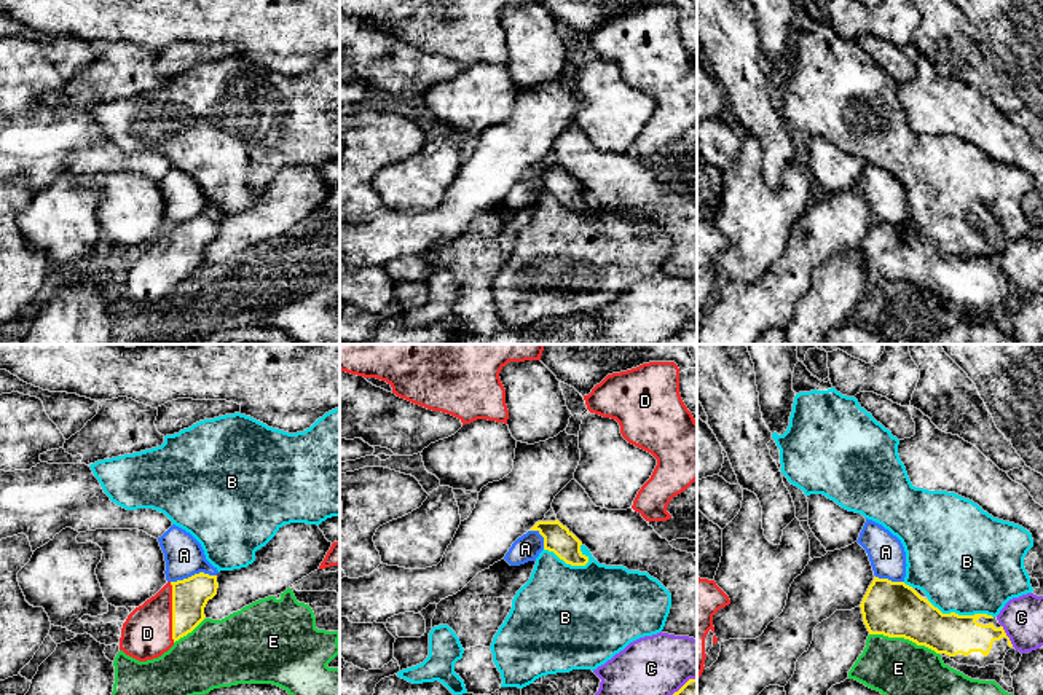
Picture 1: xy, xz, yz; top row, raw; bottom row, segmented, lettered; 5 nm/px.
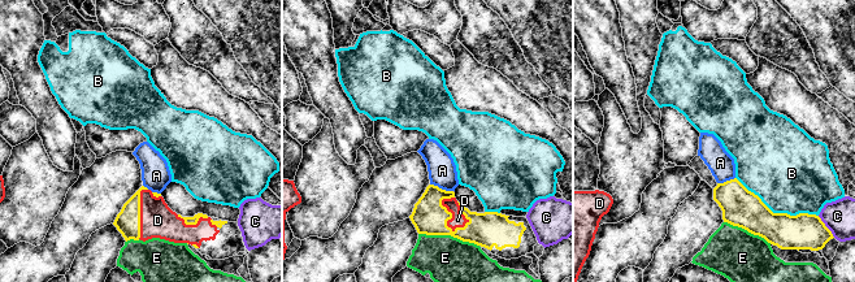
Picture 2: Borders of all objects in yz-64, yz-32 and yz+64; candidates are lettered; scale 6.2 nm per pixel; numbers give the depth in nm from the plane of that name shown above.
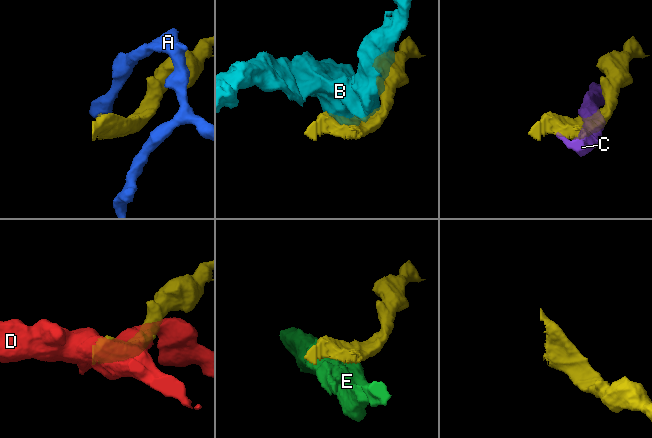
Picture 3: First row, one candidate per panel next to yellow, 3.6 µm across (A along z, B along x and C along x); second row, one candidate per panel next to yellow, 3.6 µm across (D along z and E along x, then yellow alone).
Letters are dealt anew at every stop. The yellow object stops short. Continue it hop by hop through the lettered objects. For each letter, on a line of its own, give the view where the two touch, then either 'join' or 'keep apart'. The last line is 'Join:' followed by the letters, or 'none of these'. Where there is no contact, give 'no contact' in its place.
A: xy | keep apart
B: yz | keep apart
C: yz | keep apart
D: xy | join
E: yz | keep apart
Join: D

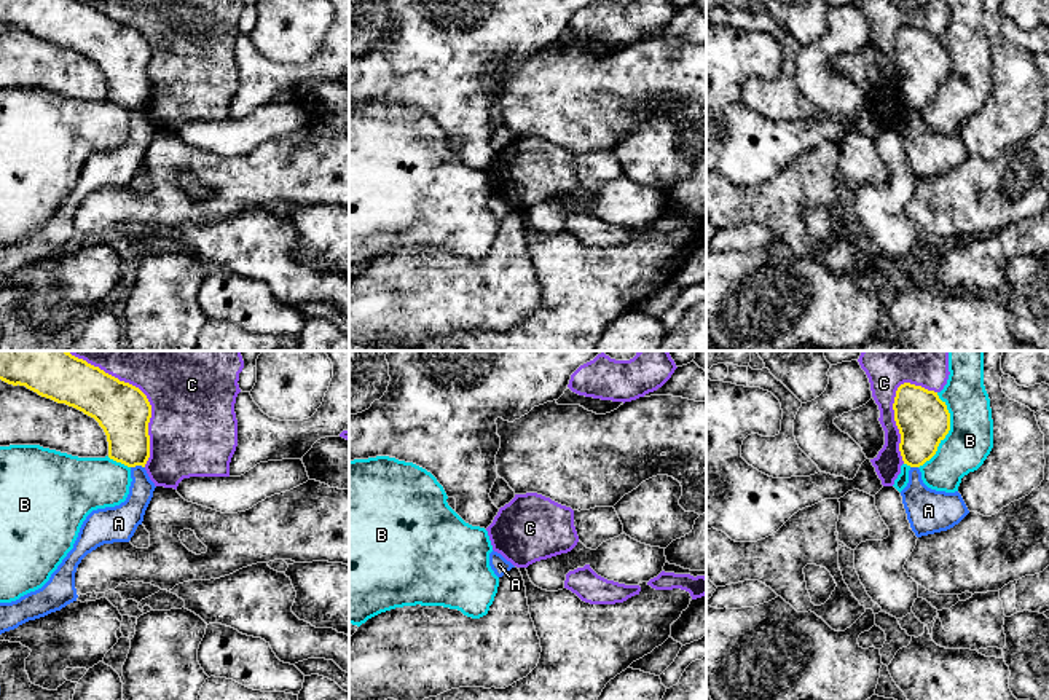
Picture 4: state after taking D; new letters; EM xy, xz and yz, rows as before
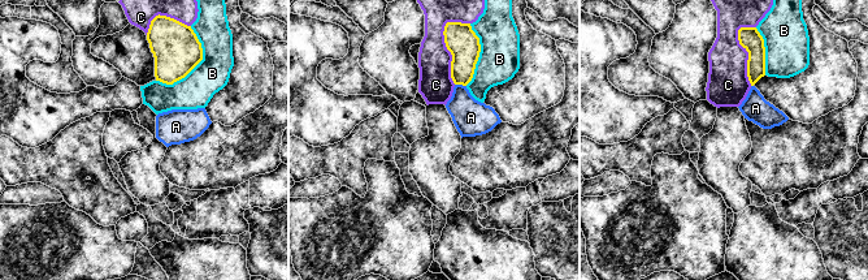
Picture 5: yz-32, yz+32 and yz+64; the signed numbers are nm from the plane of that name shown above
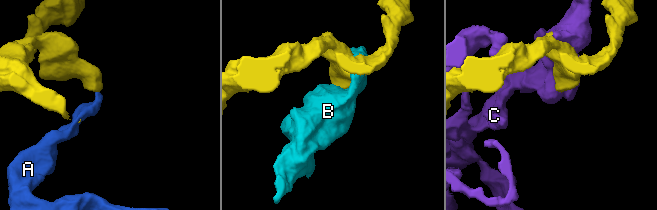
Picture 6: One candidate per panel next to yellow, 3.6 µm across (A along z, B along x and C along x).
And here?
A: xy | keep apart
B: yz | keep apart
C: xy | keep apart
Join: none of these

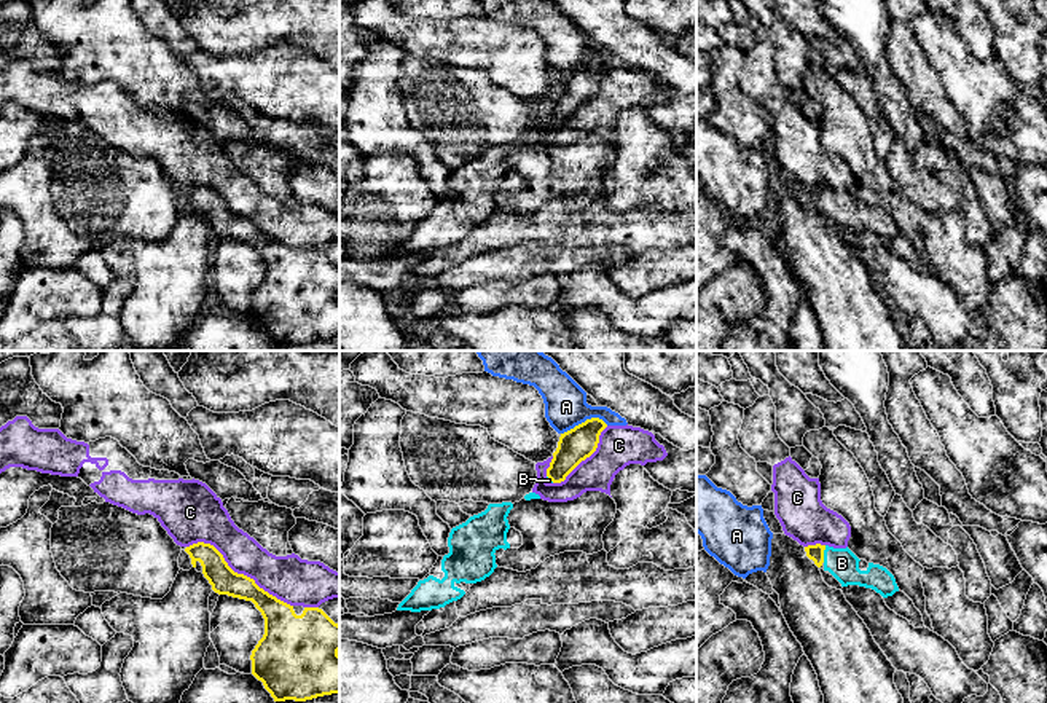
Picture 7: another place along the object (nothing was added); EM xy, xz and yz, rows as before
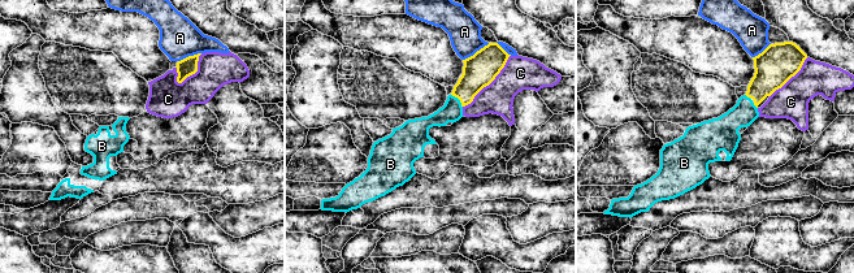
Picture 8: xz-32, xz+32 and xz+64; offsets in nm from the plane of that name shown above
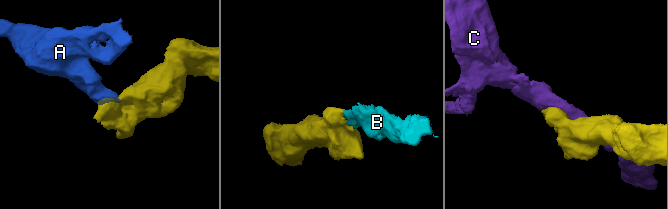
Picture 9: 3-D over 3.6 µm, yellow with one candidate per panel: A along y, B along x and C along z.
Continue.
A: xz | keep apart
B: yz | join
C: xy | keep apart
Join: B

